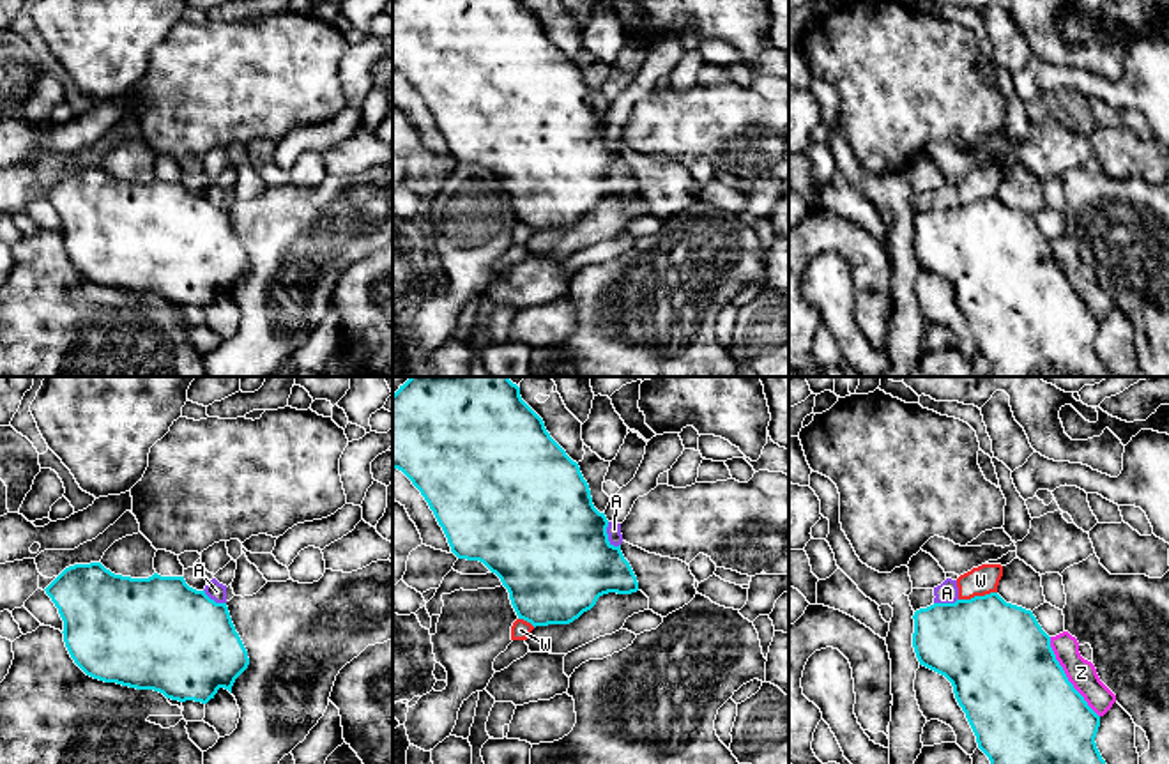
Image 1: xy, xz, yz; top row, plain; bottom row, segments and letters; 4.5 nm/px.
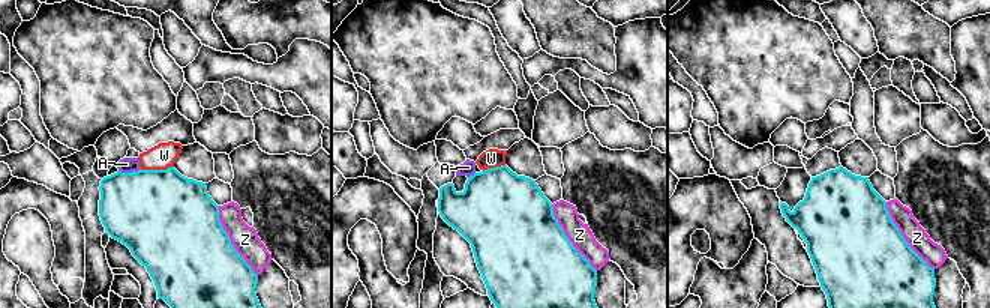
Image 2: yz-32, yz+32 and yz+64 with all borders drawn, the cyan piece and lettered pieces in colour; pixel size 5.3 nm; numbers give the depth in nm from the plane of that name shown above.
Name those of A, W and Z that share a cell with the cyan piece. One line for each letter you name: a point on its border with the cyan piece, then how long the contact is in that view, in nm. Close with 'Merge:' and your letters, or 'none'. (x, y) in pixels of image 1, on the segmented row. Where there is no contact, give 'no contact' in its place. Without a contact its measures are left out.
Merge: none

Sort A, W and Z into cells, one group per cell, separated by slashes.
A W / Z

